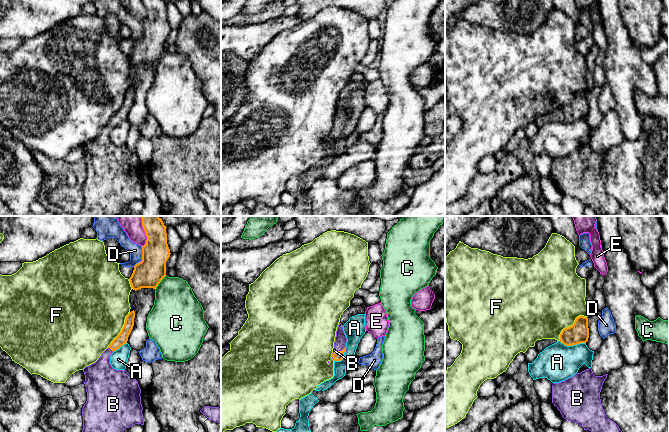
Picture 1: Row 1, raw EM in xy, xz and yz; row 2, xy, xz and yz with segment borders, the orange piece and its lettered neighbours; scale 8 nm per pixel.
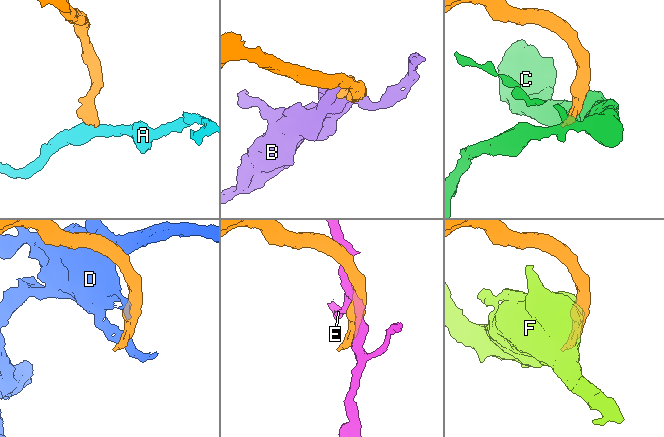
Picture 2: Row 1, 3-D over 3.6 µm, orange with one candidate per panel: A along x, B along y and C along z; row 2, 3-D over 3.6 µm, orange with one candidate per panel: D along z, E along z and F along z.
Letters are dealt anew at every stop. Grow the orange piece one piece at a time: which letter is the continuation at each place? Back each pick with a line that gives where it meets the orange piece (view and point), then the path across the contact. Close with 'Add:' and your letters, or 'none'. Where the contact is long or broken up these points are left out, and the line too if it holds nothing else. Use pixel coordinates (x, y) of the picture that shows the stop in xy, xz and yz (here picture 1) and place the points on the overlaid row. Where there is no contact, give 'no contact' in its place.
B: xz (338, 351) | across xz (337, 356), (338, 351), (340, 342)
Add: B

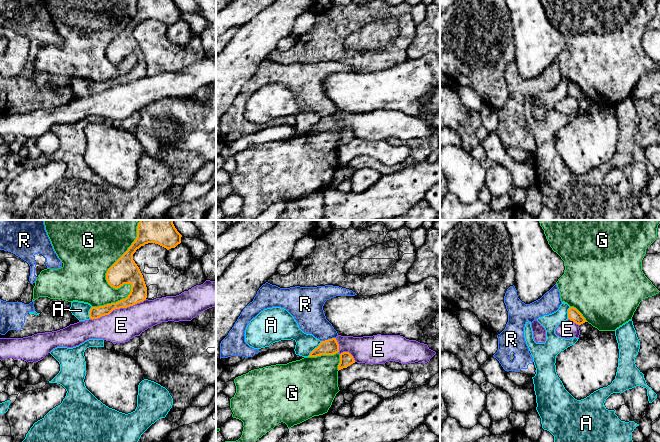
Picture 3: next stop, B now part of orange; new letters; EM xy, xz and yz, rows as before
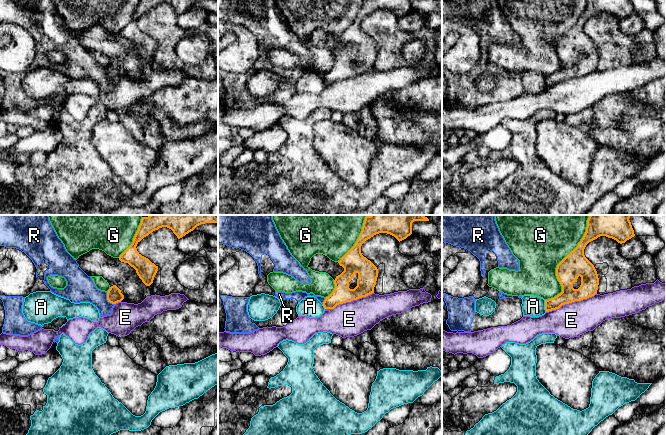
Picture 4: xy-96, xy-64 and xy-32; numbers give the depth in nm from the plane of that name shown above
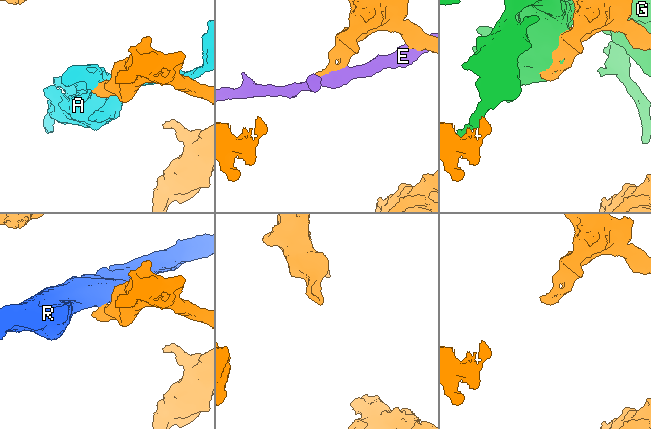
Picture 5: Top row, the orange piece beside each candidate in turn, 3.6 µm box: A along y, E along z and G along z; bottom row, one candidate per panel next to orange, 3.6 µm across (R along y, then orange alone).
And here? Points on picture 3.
Add: none

